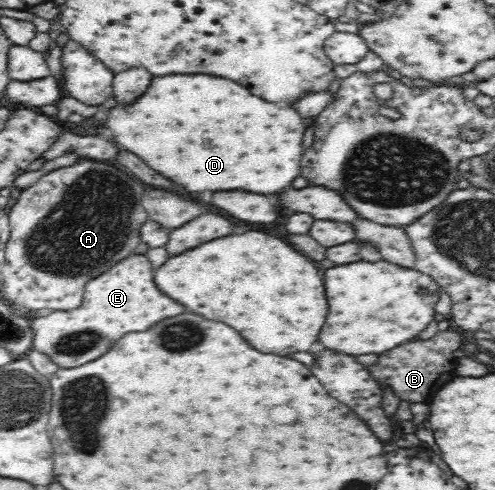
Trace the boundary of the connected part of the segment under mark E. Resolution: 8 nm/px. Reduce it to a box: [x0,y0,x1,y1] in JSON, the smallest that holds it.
[31,254,185,369]

